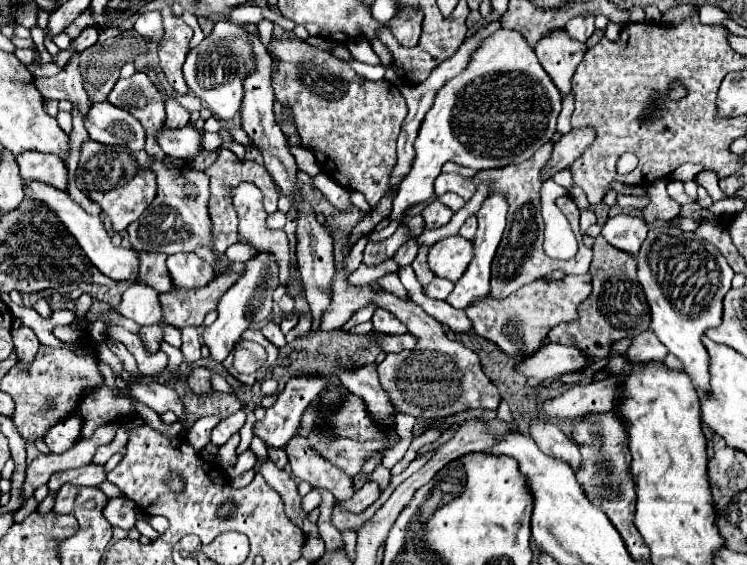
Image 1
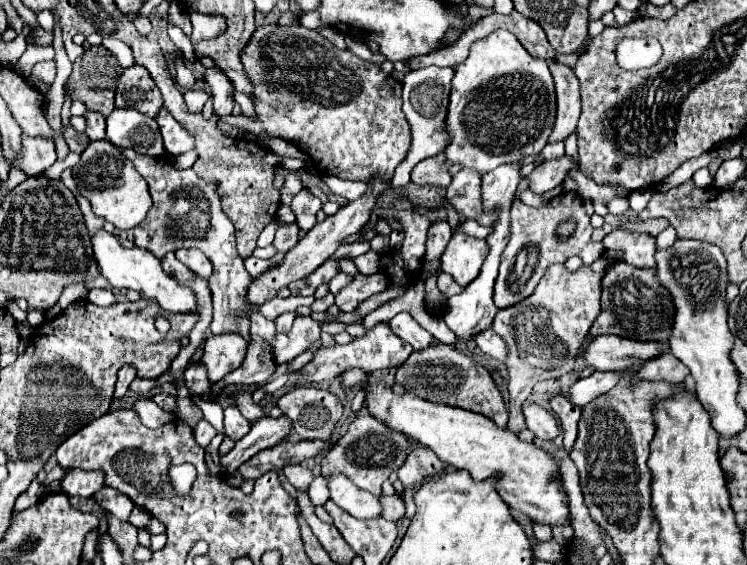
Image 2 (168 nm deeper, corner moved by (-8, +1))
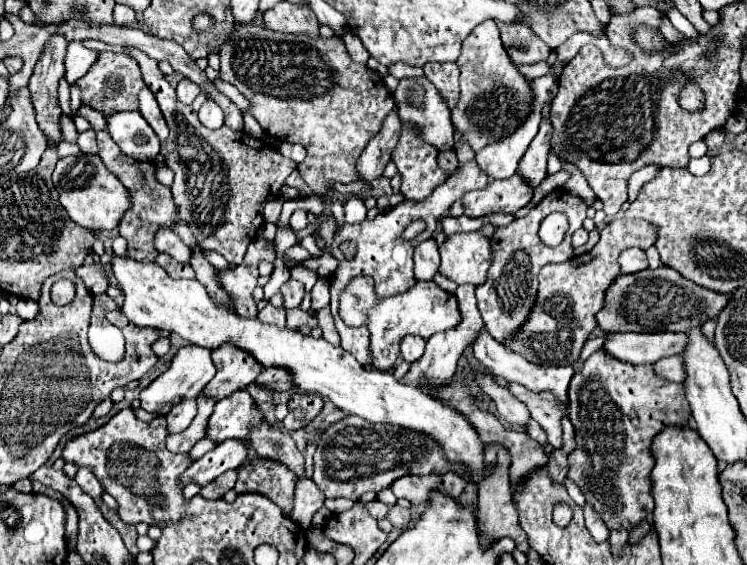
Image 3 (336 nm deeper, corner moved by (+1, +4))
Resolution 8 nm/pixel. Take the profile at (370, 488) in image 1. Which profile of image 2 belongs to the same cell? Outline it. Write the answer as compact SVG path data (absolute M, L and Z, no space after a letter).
M393 494L393 496L381 496L381 504L383 504L383 518L385 520L401 520L405 516L405 502L399 494Z

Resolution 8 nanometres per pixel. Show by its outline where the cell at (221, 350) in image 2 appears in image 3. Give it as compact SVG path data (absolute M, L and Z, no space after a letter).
M184 345L172 359L170 369L166 375L160 375L154 383L150 383L142 393L140 393L140 405L146 411L156 411L156 413L166 413L180 397L196 397L208 381L216 375L216 365L212 361L212 351L198 347L198 345Z

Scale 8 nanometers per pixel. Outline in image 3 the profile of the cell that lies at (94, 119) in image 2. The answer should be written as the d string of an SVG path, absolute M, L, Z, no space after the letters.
M88 129L88 131L80 133L78 147L80 147L82 153L96 153L98 151L98 147L96 147L96 131Z

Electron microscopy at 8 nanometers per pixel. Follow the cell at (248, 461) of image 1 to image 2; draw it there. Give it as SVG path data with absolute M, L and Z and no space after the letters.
M287 416L263 418L263 420L255 422L251 426L251 430L241 440L235 442L235 448L229 454L221 456L221 472L233 474L239 468L239 464L247 462L257 452L275 446L291 432L293 432L293 428L291 428L291 422Z

